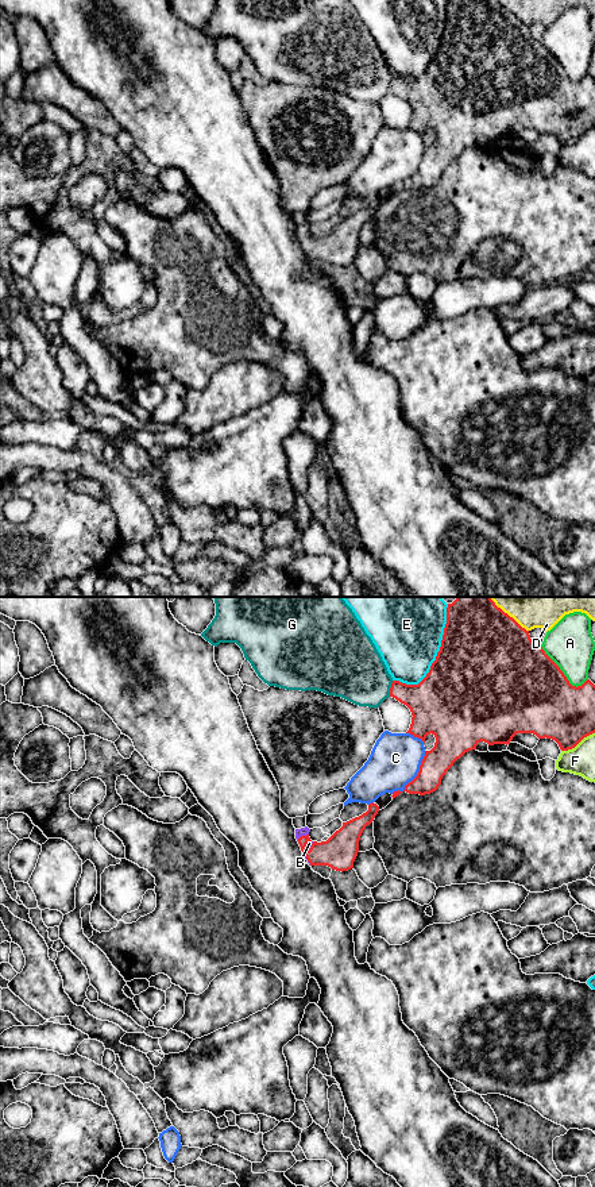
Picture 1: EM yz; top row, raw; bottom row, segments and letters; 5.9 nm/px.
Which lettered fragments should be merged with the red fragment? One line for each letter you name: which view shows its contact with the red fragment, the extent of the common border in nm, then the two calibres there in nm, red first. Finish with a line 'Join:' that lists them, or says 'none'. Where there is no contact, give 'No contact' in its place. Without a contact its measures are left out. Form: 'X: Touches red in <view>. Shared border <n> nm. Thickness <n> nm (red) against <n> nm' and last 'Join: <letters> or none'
B: Touches red in yz. Shared border 80 nm. Thickness 200 nm (red) against 50 nm
Join: B

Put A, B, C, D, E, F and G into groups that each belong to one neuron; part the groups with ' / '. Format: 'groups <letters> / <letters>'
groups A / B / C / D / E / F / G

